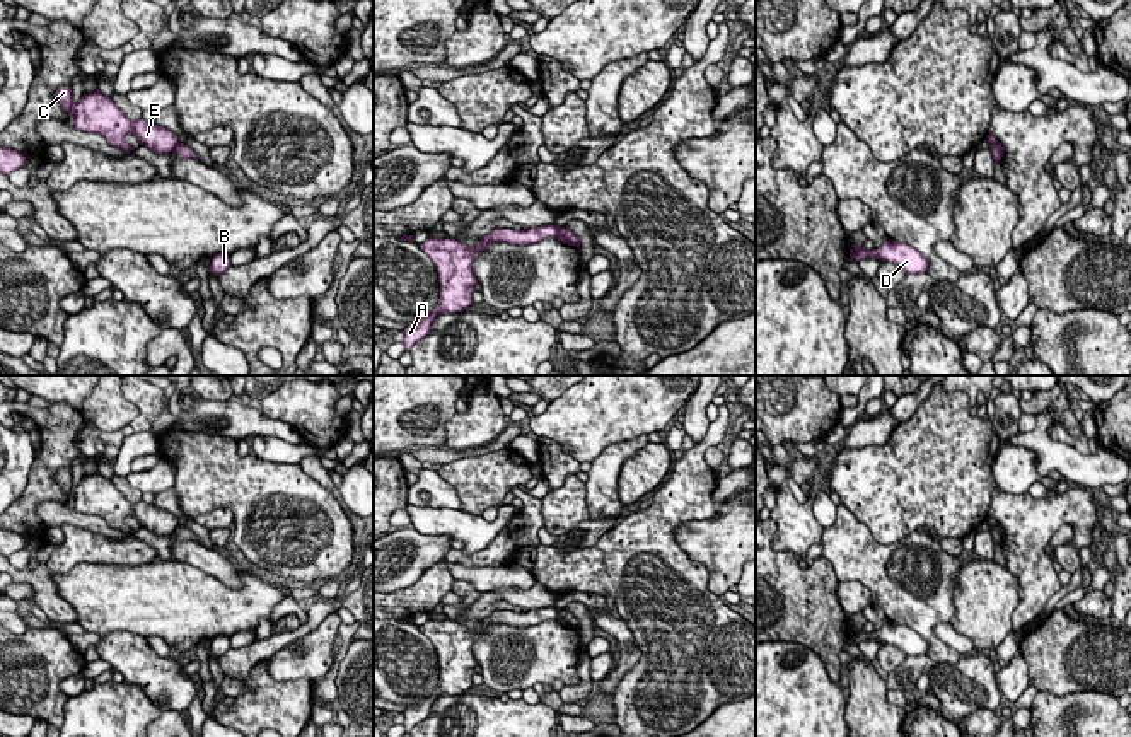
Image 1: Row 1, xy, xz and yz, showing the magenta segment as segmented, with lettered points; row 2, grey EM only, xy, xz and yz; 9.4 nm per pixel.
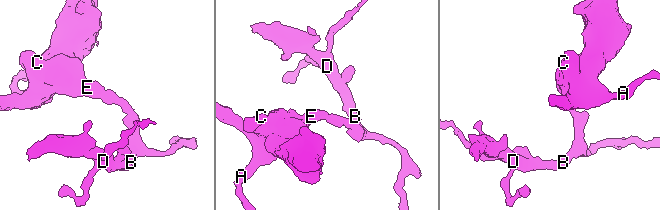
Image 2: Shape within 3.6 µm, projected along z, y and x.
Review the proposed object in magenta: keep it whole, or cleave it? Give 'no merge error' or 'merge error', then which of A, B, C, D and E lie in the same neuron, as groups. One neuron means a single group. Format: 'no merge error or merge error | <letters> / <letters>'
merge error | A C E / B D

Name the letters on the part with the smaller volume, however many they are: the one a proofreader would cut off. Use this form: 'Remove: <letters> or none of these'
Remove: B, D

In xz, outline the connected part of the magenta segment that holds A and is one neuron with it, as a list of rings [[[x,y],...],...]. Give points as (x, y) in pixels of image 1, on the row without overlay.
[[[558,607],[529,609],[527,612],[513,612],[498,609],[488,618],[483,618],[476,630],[471,630],[455,621],[437,621],[428,619],[420,630],[433,643],[440,664],[440,681],[432,696],[423,699],[420,705],[404,710],[404,732],[423,722],[433,703],[444,694],[462,694],[473,688],[473,674],[478,662],[473,653],[474,638],[484,633],[491,624],[508,624],[513,628],[525,628],[546,619],[558,618]]]

